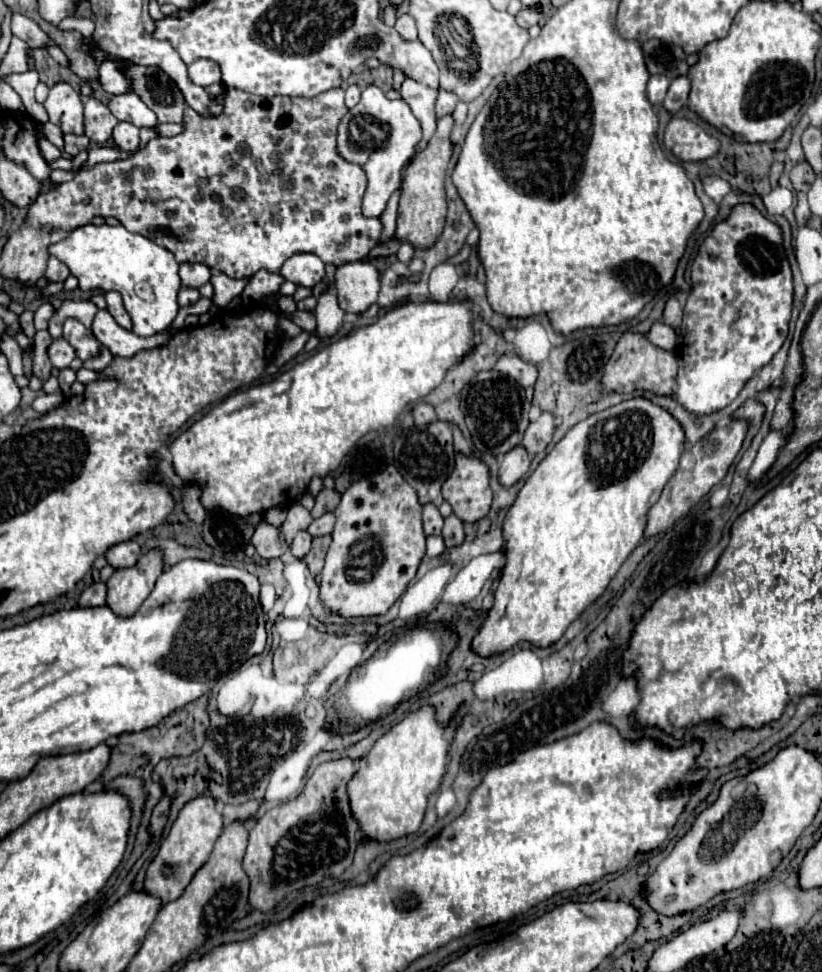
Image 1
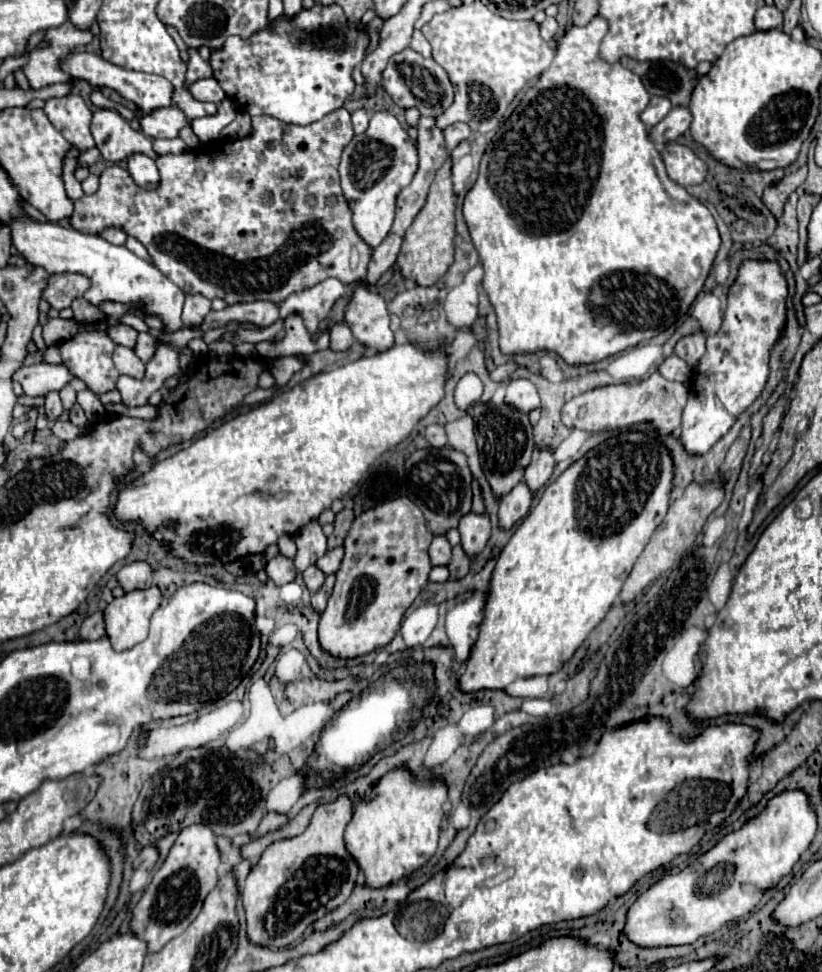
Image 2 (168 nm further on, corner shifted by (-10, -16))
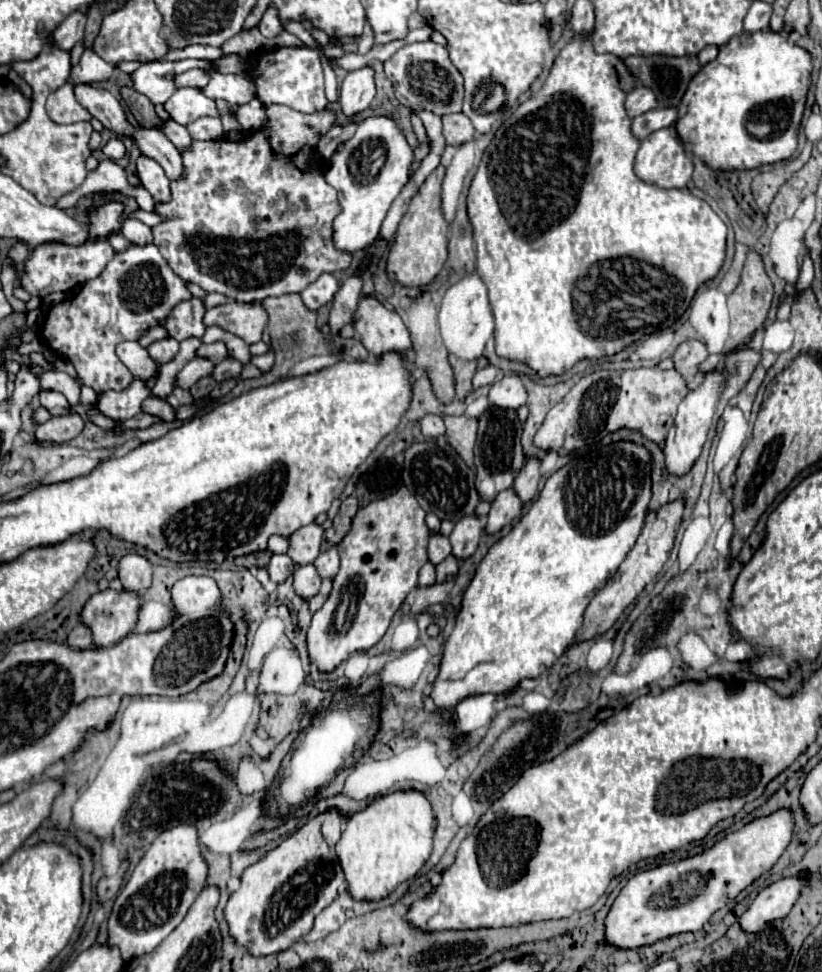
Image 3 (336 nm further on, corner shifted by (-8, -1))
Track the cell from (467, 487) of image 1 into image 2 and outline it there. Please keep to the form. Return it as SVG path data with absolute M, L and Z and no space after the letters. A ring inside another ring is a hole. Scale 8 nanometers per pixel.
M468 514L464 516L464 520L460 520L460 536L462 536L462 548L466 552L466 556L476 556L484 550L488 538L490 538L490 520L486 514L478 516L478 514Z

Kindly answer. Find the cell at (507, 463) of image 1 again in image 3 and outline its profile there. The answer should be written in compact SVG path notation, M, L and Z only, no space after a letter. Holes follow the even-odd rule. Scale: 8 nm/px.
M506 489L506 491L498 493L498 497L492 501L492 509L488 513L486 531L496 533L504 525L510 525L514 519L518 519L522 515L522 507L524 507L524 503L514 493L514 489Z

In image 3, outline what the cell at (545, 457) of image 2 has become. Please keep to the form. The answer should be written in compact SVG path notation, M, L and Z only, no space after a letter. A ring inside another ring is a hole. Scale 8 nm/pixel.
M528 457L524 467L518 471L518 477L514 479L514 491L520 495L524 503L528 503L534 497L538 481L540 481L540 461L536 457Z

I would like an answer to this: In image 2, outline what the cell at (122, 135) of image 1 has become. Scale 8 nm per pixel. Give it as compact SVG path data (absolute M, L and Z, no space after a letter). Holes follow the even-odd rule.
M132 154L128 158L128 172L134 178L134 182L144 190L154 190L160 184L156 162L144 154Z

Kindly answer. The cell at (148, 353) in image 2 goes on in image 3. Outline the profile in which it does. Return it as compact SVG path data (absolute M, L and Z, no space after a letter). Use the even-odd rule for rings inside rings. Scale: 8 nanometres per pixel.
M164 337L148 345L148 355L158 363L170 361L176 353L178 353L178 341L174 341L174 337Z

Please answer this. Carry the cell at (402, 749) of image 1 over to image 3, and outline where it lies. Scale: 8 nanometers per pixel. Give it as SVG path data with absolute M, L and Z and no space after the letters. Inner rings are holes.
M406 789L376 797L364 811L348 817L336 845L338 861L354 899L382 899L398 883L412 879L432 853L434 811L422 791Z

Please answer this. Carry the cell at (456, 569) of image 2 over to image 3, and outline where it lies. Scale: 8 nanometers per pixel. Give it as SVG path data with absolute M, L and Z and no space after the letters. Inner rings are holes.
M450 555L450 557L446 557L440 565L436 565L436 581L438 583L442 583L442 581L448 581L448 579L452 579L456 573L458 573L458 565L460 565L460 561L454 557L454 555Z

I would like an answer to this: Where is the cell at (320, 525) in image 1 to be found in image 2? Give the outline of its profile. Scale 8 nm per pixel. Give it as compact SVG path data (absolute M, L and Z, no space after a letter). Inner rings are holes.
M334 548L334 550L328 550L318 562L316 566L328 576L328 574L336 574L340 570L340 562L342 562L342 556L344 556L344 550L342 548Z

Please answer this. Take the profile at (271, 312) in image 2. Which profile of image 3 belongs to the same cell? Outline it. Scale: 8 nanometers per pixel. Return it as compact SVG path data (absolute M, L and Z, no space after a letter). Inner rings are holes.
M222 303L206 311L204 325L218 325L252 345L260 341L266 327L266 309L260 303Z

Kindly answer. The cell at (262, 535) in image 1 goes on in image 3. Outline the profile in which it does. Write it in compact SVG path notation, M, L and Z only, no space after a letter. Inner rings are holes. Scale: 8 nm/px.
M272 555L270 563L268 563L268 573L270 579L276 583L282 583L292 571L294 571L294 561L288 555Z

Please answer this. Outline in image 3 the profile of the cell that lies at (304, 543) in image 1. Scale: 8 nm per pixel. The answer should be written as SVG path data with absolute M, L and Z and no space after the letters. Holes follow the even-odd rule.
M300 565L294 571L294 589L300 597L310 599L312 595L316 595L320 591L320 583L322 577L318 577L318 571L314 569L314 565Z

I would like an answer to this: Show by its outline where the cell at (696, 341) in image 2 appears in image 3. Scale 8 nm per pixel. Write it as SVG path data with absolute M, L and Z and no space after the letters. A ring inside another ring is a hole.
M688 339L684 343L678 345L676 353L674 353L674 367L678 369L678 373L682 377L694 377L698 371L698 363L702 363L708 357L708 349L702 341L696 339Z

